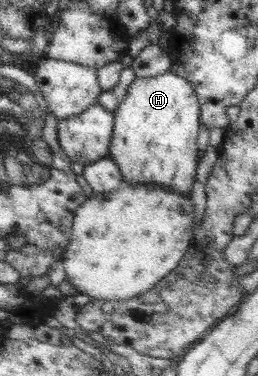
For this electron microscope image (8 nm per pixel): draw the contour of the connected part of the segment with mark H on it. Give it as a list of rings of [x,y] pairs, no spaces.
[[[171,70],[158,77],[137,78],[114,114],[116,127],[110,156],[119,165],[124,181],[129,184],[169,186],[185,196],[190,196],[199,163],[197,135],[201,125],[201,102],[192,82],[181,74],[171,73]]]

